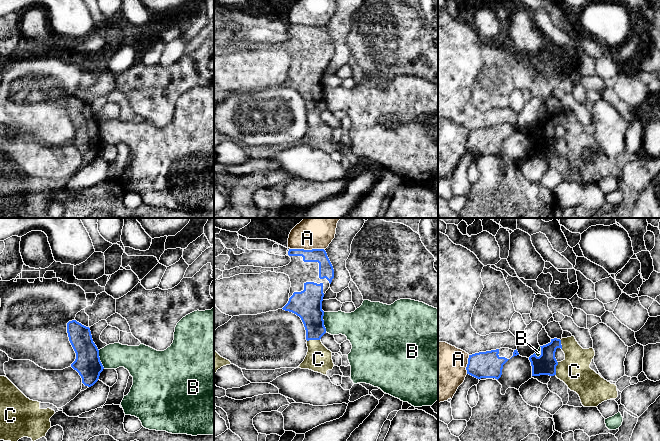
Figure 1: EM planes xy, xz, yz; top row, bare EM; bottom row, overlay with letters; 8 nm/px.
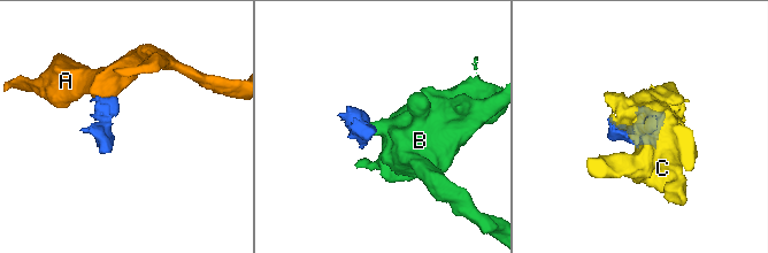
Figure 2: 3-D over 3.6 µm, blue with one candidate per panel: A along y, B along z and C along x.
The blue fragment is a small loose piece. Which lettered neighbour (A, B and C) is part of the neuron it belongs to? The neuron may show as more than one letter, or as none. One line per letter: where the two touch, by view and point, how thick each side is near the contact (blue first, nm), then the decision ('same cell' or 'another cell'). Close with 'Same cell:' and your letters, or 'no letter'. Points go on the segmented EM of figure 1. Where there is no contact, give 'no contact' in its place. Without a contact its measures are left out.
A: xz (307, 250) | 120/280 nm | another cell
B: xz (323, 322) | 240/220 nm | another cell
C: xz (313, 339) | 200/200 nm | same cell
Same cell: C

